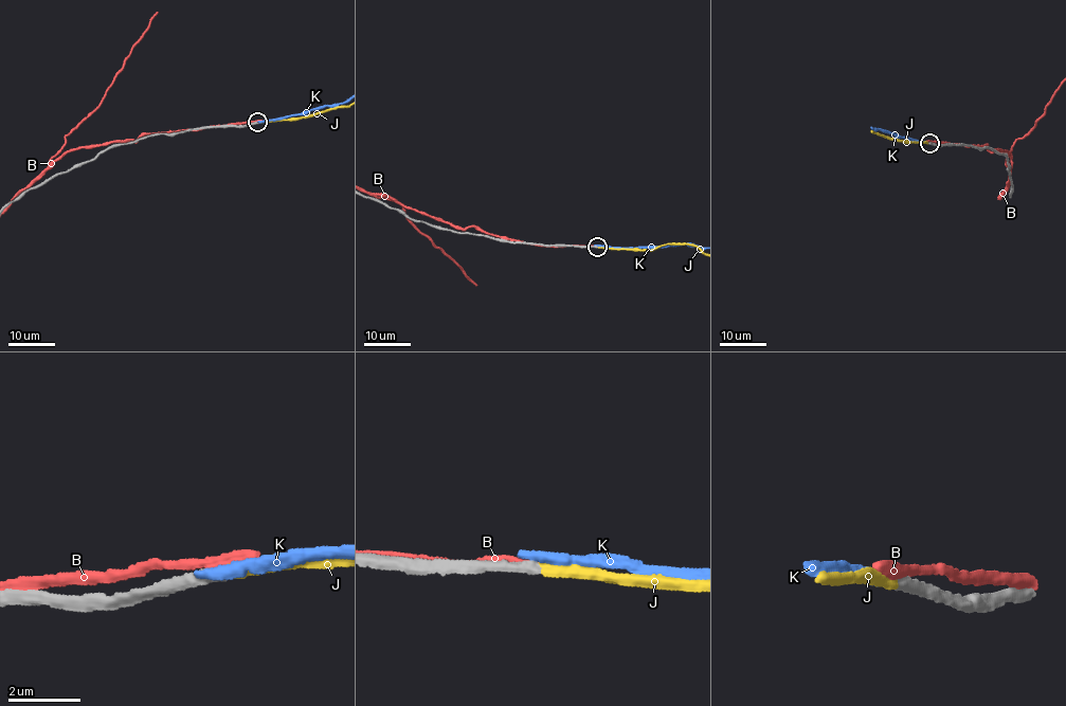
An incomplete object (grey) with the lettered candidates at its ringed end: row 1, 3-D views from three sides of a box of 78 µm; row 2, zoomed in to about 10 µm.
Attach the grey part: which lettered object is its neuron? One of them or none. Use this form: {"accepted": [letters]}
{"accepted": ["J"]}

